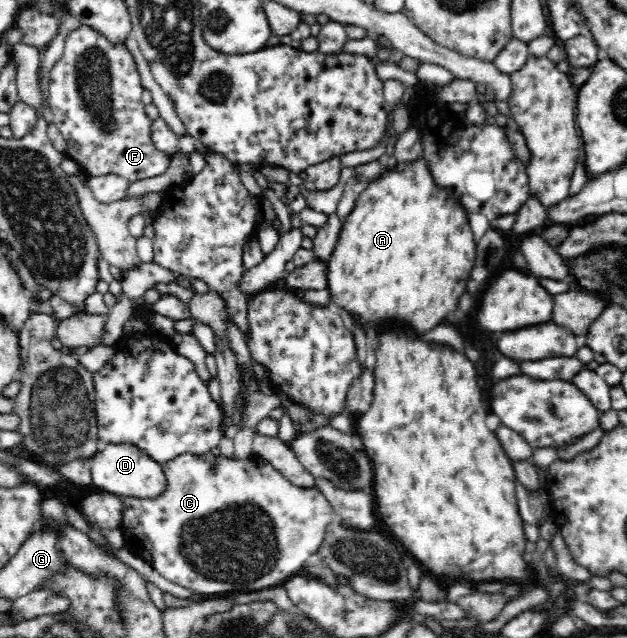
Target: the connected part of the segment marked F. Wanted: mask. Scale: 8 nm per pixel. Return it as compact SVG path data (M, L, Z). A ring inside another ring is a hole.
M81 25L65 38L62 57L49 72L49 104L54 124L67 143L66 155L89 178L115 173L129 181L158 177L168 171L172 156L155 148L151 141L152 121L145 114L141 75L125 43L113 44L91 27Z

